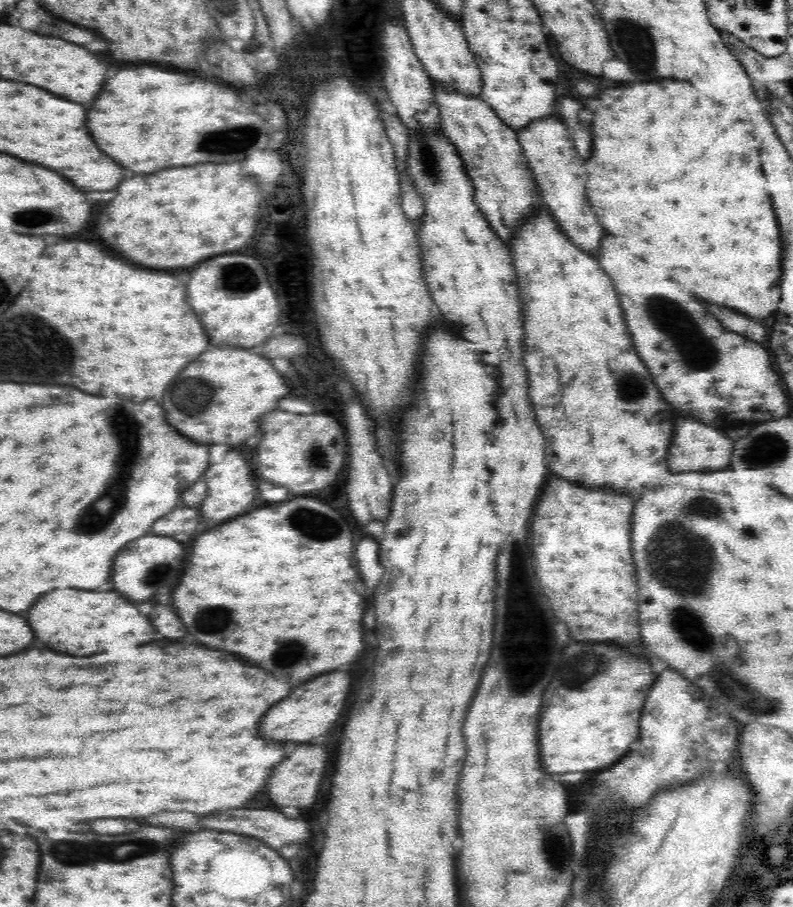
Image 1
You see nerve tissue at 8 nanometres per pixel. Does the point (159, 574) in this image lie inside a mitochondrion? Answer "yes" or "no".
yes

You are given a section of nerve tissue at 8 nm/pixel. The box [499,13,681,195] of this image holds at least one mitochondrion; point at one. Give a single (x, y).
(635, 40)

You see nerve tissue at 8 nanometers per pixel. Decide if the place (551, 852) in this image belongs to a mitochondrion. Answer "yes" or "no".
yes

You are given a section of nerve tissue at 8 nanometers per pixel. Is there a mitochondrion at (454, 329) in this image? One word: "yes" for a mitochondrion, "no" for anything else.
no

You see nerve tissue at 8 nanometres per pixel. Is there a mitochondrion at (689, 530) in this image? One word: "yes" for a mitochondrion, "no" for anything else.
yes

